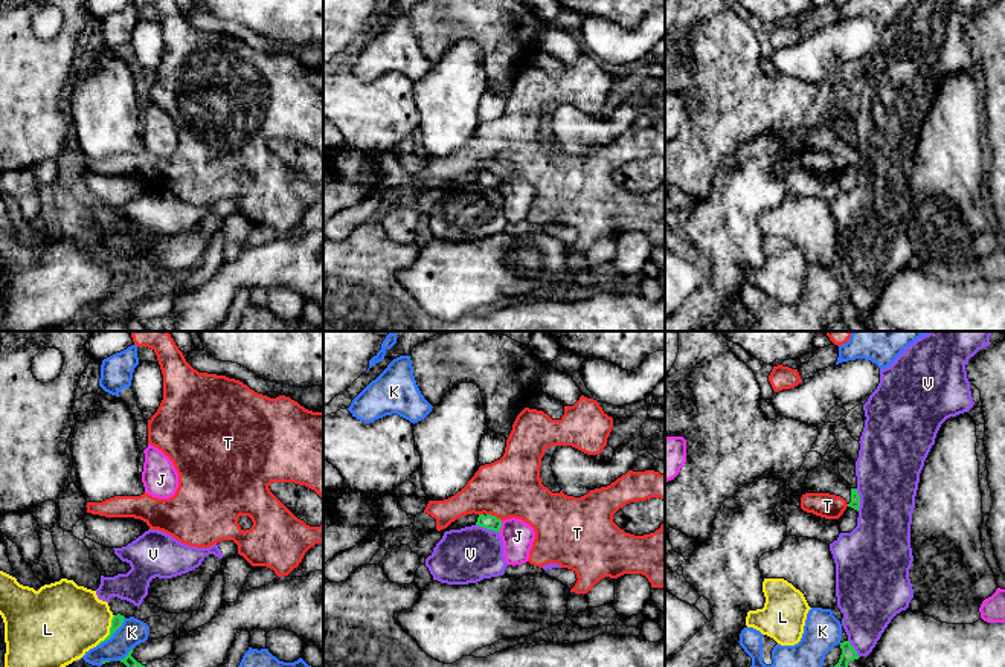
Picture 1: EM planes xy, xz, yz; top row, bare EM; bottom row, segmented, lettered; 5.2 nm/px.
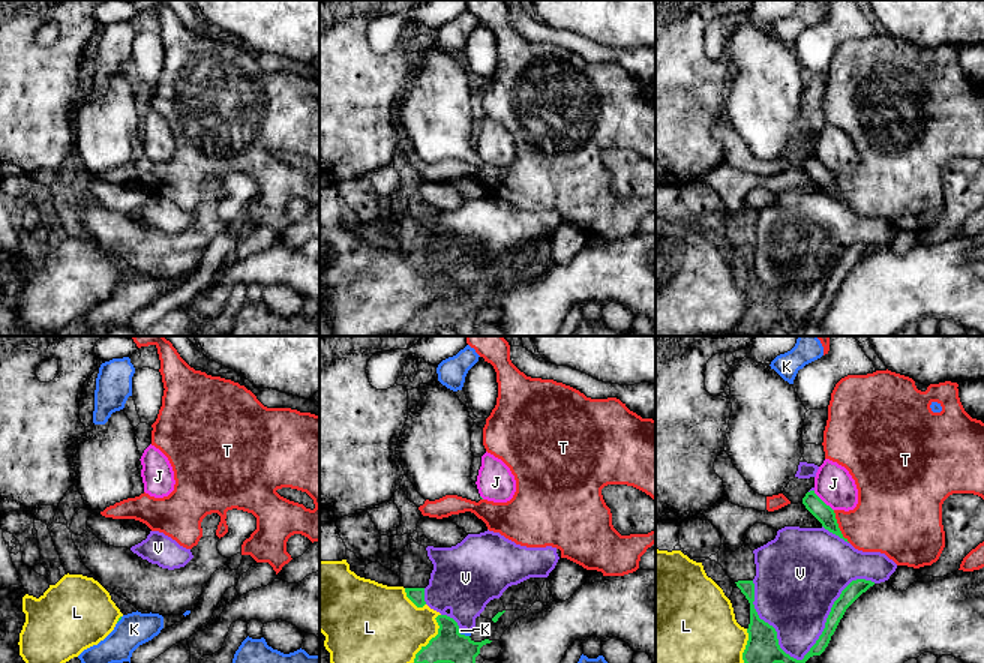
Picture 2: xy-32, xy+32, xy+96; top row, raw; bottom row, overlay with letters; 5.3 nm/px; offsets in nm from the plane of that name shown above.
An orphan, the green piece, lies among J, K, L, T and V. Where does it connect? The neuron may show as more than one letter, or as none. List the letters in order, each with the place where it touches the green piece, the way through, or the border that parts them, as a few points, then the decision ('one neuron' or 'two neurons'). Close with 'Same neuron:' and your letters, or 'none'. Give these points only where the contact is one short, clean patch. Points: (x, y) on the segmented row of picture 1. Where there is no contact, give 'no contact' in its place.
J: contact xz (500, 525); two neurons
K: contact xy (113, 632); border xy (125, 618), (98, 646); two neurons
L: contact xy (110, 631); border xy (115, 615), (110, 632), (96, 644); two neurons
T: contact xz (494, 516); two neurons
V: contact xz (487, 528); two neurons
Same neuron: none

